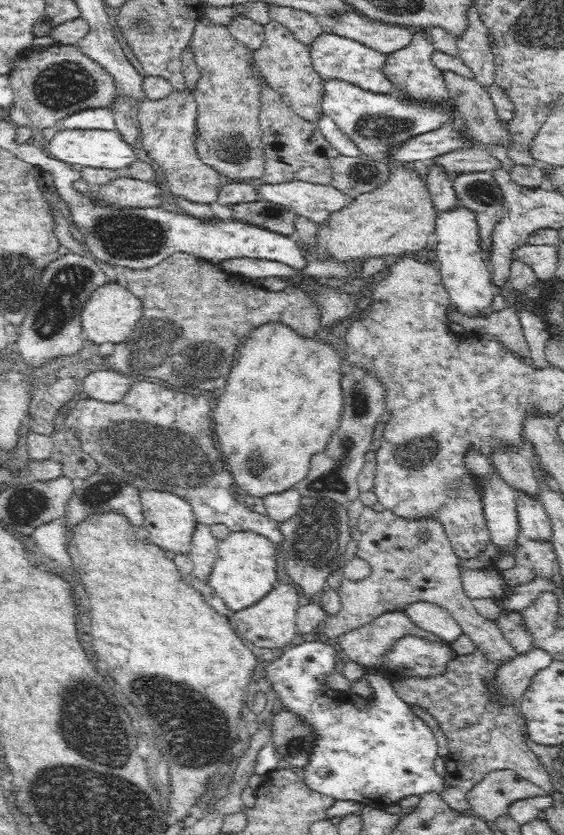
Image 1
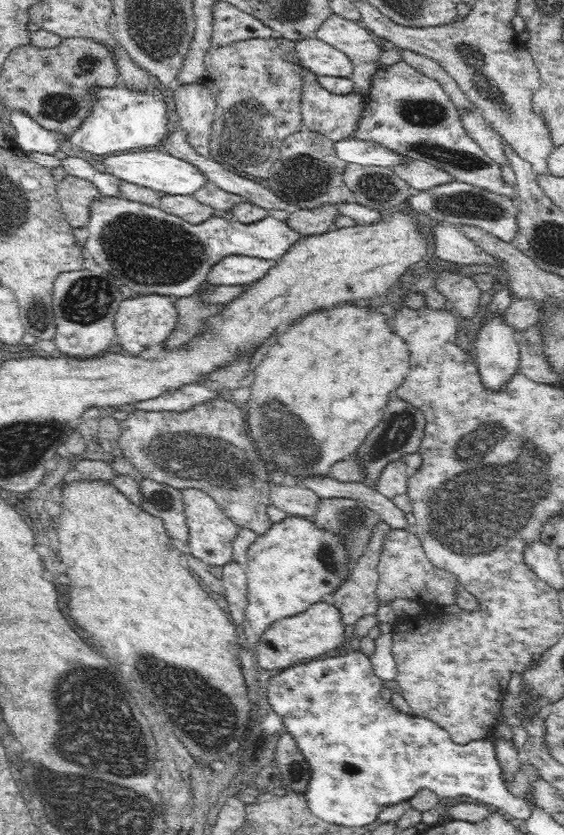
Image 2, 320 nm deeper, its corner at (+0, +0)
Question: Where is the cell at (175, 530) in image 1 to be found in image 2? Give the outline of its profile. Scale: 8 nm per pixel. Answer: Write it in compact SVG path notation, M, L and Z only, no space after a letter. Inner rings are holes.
M184 489L182 494L190 535L190 553L209 566L223 567L232 563L233 543L237 538L240 526L234 524L222 507L204 491Z

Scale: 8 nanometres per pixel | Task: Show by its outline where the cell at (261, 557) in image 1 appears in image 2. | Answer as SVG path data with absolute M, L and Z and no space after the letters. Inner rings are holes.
M288 516L272 526L248 548L245 575L248 579L248 604L245 607L245 621L242 623L247 638L246 647L257 655L256 646L261 634L276 621L308 610L313 603L324 603L324 596L334 594L338 587L348 581L357 561L349 556L350 549L344 537L337 532L320 528L308 516Z

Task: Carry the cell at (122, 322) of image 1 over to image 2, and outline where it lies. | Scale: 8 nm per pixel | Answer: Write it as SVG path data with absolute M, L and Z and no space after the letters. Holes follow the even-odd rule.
M159 294L137 295L136 298L124 299L117 310L115 329L117 340L130 352L142 352L152 345L160 345L170 336L177 325L177 308L173 305L174 298Z

